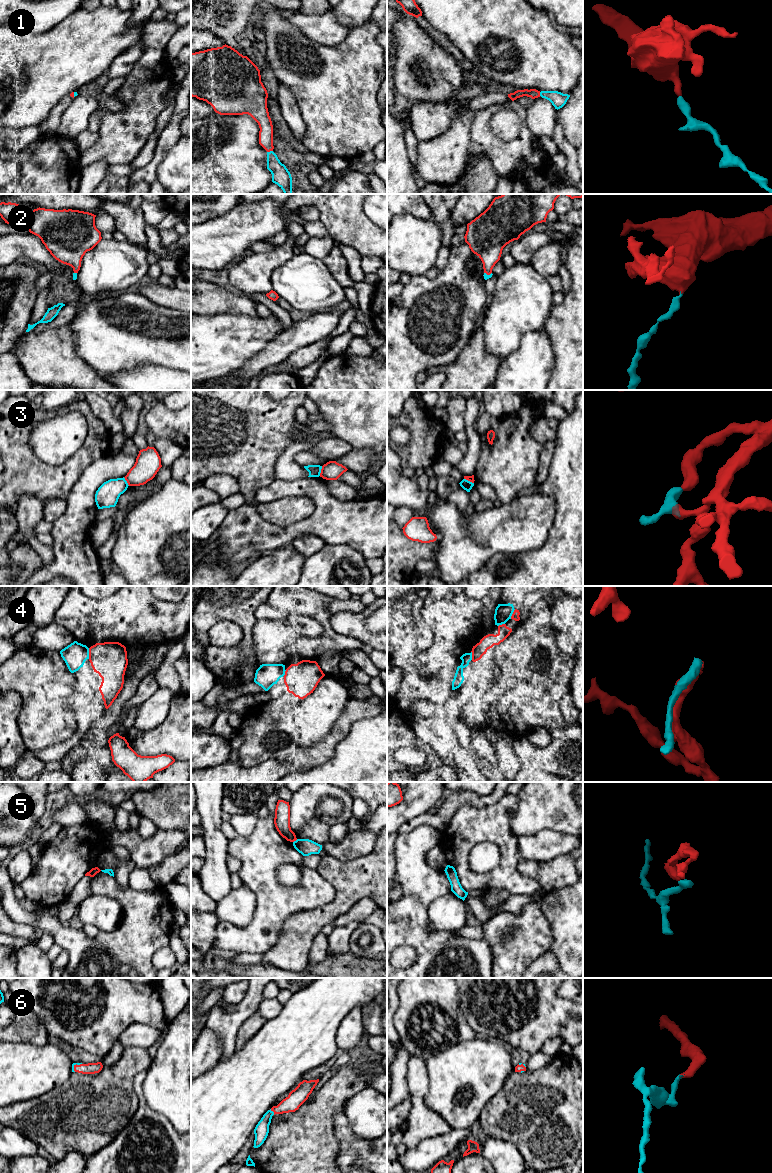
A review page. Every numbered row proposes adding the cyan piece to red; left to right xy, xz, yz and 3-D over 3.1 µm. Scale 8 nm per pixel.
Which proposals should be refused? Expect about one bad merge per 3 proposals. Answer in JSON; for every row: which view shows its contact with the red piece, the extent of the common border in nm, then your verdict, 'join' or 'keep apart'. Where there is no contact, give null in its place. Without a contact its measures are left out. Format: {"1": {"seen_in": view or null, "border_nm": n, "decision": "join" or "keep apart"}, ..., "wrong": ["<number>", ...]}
{"1": {"seen_in": "xz", "border_nm": 50, "decision": "join"}, "2": {"seen_in": "yz", "border_nm": 60, "decision": "join"}, "3": {"seen_in": "xz", "border_nm": 80, "decision": "join"}, "4": {"seen_in": "xy", "border_nm": 90, "decision": "join"}, "5": {"seen_in": "xz", "border_nm": 50, "decision": "keep apart"}, "6": {"seen_in": "xz", "border_nm": 60, "decision": "join"}, "wrong": ["5"]}

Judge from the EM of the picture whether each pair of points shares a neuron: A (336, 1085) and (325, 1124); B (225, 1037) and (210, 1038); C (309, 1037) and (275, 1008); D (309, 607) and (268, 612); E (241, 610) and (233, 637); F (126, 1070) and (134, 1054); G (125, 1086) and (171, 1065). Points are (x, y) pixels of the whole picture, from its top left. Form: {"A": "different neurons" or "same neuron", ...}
{"A": "same neuron", "B": "different neurons", "C": "different neurons", "D": "different neurons", "E": "different neurons", "F": "same neuron", "G": "different neurons"}

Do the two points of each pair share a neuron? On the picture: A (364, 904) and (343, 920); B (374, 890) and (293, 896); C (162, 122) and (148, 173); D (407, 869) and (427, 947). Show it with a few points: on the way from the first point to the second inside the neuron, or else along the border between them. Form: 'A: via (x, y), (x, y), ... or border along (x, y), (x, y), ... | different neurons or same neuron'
A: via (359, 909), (348, 917) | same neuron
B: border along (321, 875), (334, 888), (335, 897), (318, 908) | different neurons
C: border along (172, 114), (168, 124), (159, 135) | different neurons
D: via (414, 888), (414, 928) | same neuron

